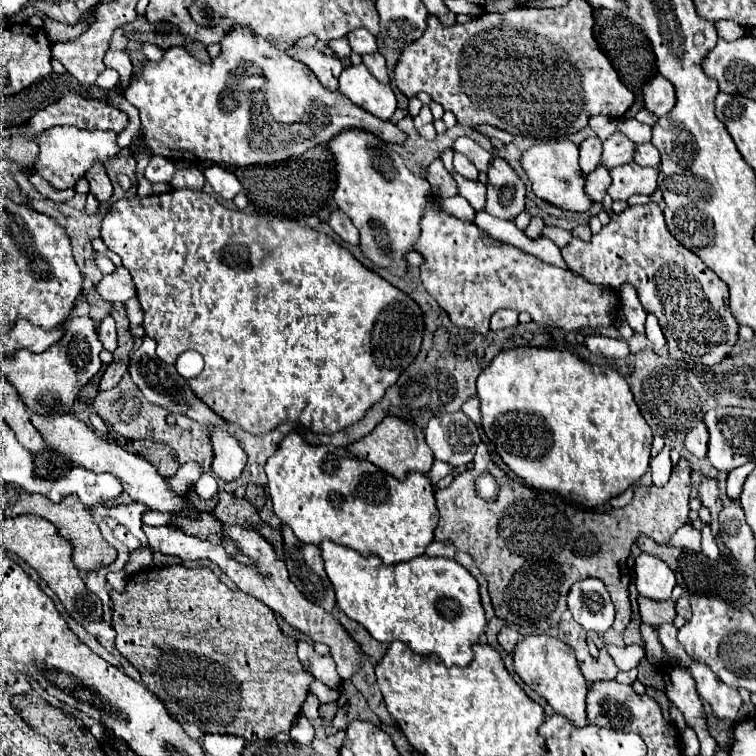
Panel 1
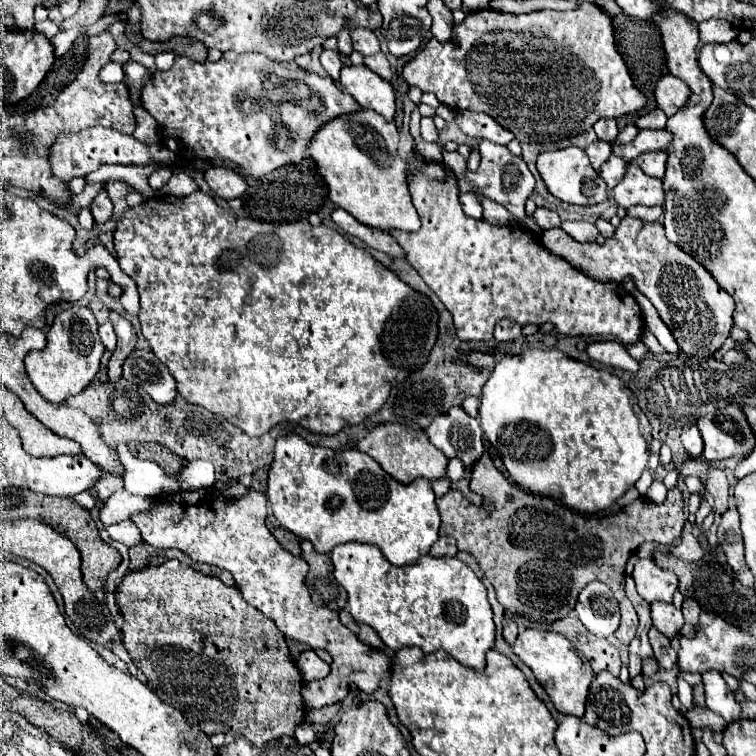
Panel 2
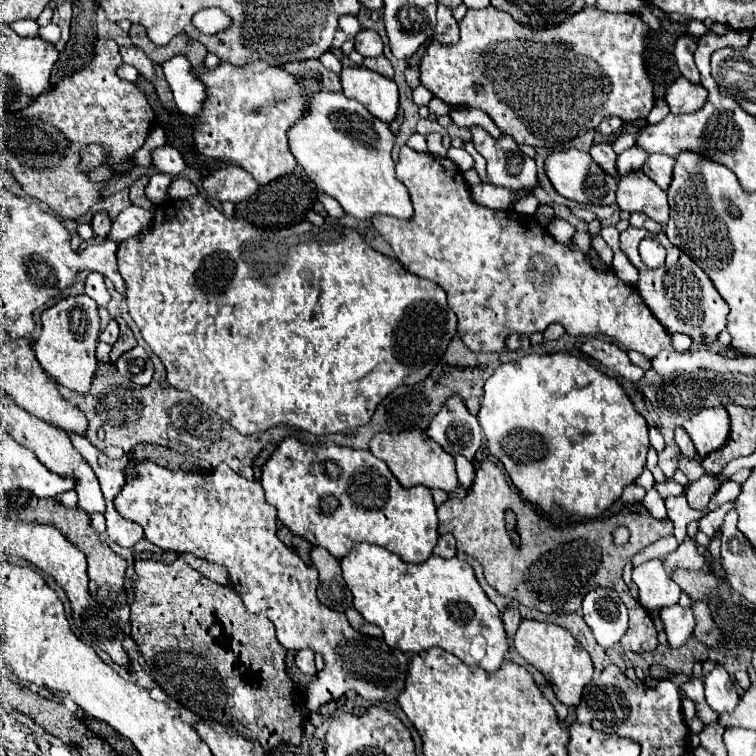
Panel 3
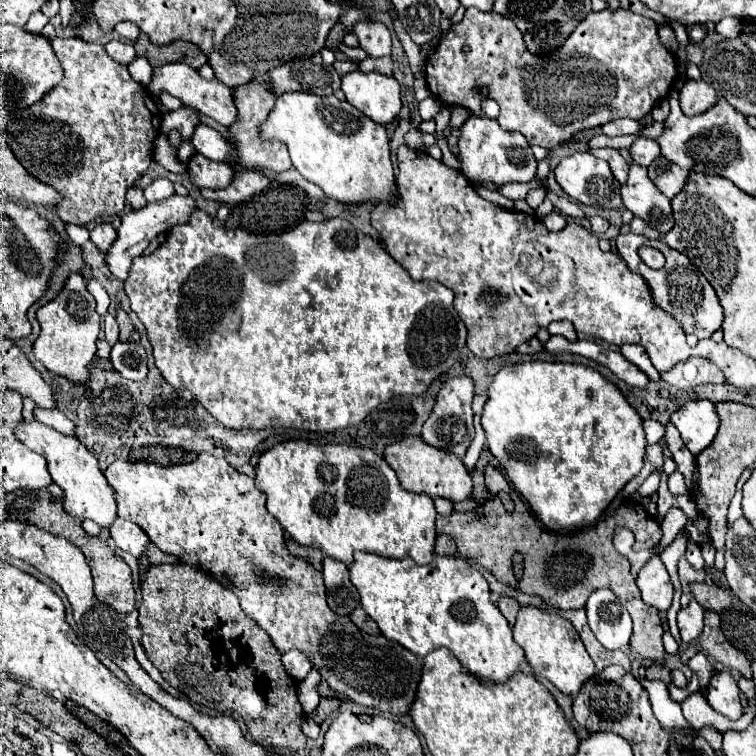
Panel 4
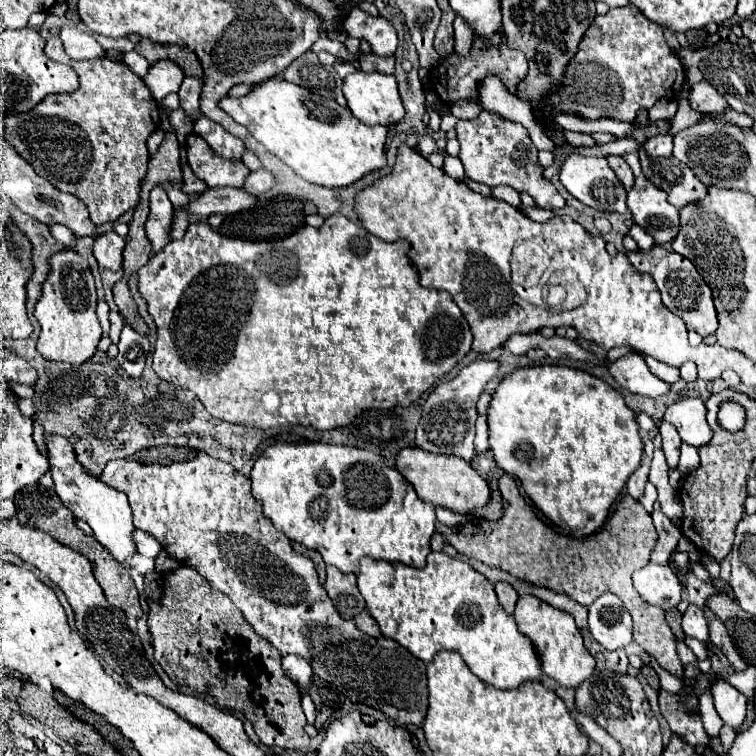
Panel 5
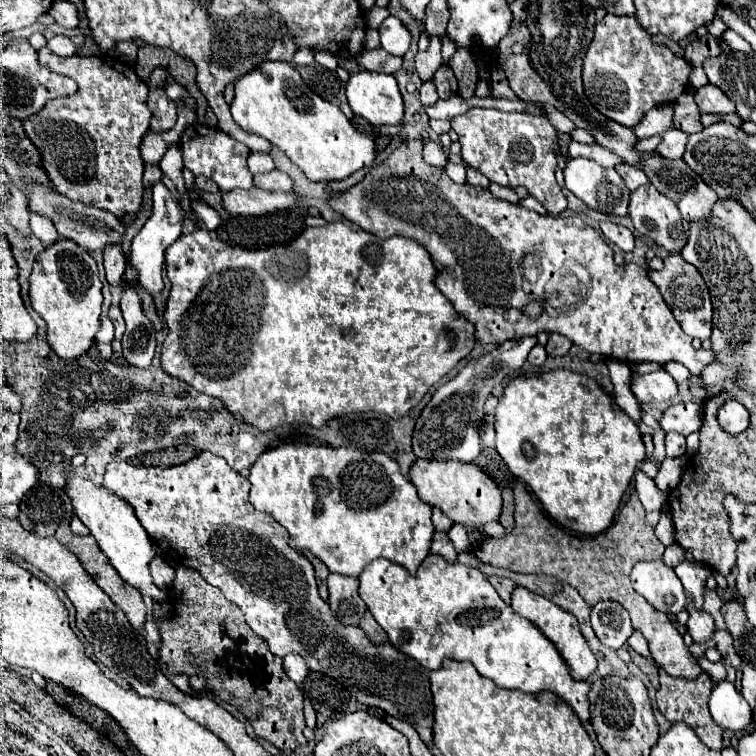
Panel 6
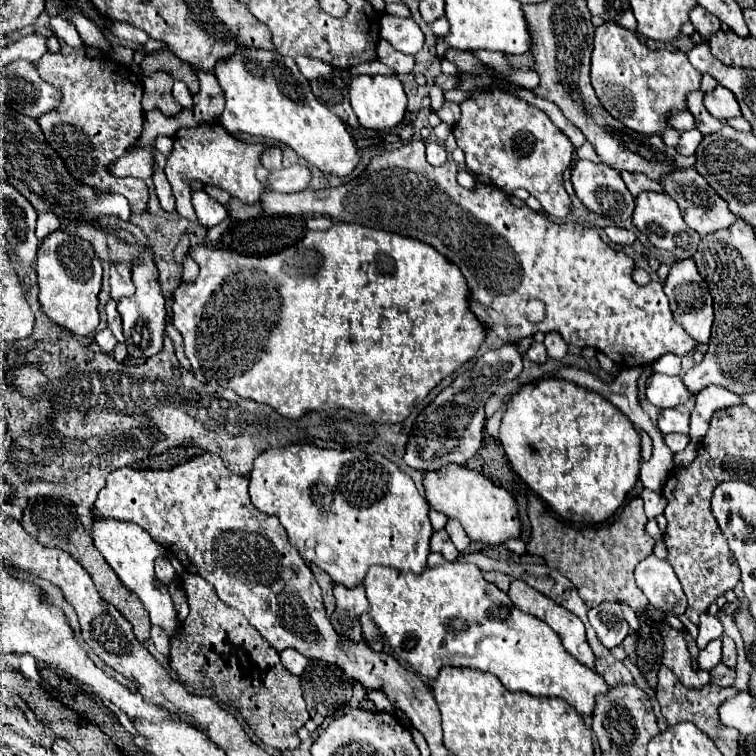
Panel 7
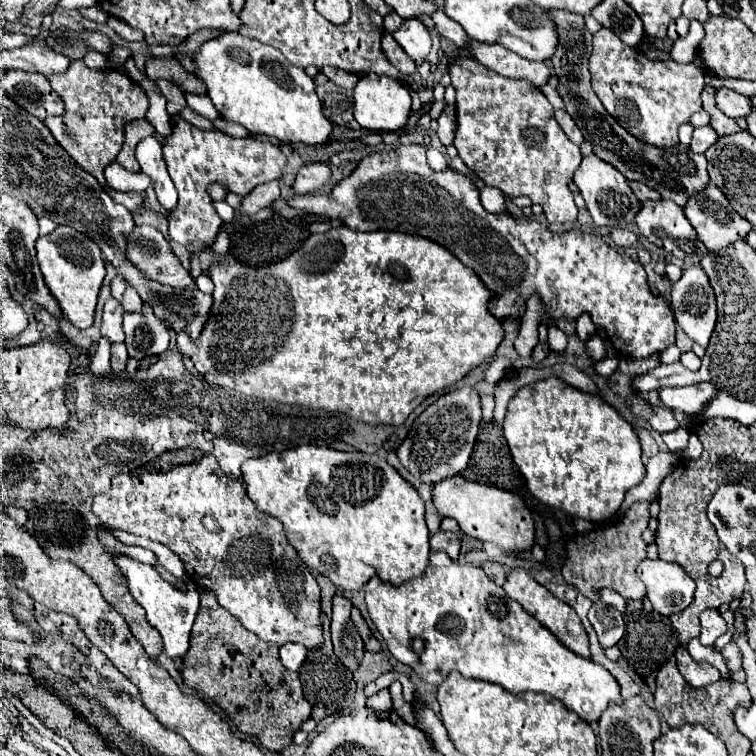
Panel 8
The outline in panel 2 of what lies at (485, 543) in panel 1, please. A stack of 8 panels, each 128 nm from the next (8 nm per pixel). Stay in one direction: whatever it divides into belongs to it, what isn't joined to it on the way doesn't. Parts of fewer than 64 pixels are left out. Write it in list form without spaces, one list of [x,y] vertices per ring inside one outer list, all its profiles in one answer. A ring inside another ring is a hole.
[[[484,452],[472,466],[470,490],[476,494],[482,492],[484,498],[490,498],[494,502],[494,510],[474,506],[462,492],[450,490],[436,500],[442,516],[440,534],[452,534],[458,550],[470,552],[478,560],[504,610],[540,624],[552,624],[572,612],[576,596],[584,584],[600,580],[612,588],[620,604],[622,622],[614,636],[622,644],[630,644],[638,628],[638,616],[624,594],[624,566],[640,544],[656,542],[670,546],[680,538],[686,520],[682,512],[684,496],[678,486],[668,490],[662,504],[654,504],[646,496],[640,496],[618,514],[584,516],[566,508],[558,500],[530,494],[512,484],[492,464],[488,452]],[[574,552],[584,552],[584,560],[578,560]]]

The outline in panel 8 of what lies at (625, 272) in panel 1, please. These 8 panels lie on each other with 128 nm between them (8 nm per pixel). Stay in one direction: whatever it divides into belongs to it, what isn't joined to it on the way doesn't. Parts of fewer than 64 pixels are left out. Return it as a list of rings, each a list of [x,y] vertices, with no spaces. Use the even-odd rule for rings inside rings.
[[[692,266],[692,268],[686,268],[682,272],[682,278],[676,284],[672,284],[670,302],[672,302],[674,318],[680,324],[680,328],[696,344],[700,344],[702,348],[706,348],[708,340],[712,336],[714,324],[716,324],[716,298],[714,298],[712,286],[710,286],[710,282],[708,282],[708,278],[706,278],[706,274],[704,274],[704,270],[700,266]]]

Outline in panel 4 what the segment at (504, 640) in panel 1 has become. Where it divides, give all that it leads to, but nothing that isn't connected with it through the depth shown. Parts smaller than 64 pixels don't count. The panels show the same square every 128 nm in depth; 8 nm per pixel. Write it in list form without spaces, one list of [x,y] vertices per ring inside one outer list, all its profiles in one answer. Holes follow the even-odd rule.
[[[500,598],[498,600],[498,608],[500,612],[504,614],[504,618],[508,620],[510,626],[514,626],[514,620],[516,620],[516,614],[518,614],[518,602],[516,600],[510,600],[510,598]]]

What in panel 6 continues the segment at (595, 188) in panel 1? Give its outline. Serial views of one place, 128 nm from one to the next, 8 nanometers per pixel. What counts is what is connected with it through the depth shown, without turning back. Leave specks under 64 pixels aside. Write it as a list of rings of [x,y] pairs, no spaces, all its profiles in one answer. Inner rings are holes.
[[[670,128],[666,130],[662,136],[660,136],[660,144],[656,146],[656,152],[668,160],[678,160],[682,158],[684,154],[684,144],[686,144],[686,138],[688,134],[676,130],[676,128]]]

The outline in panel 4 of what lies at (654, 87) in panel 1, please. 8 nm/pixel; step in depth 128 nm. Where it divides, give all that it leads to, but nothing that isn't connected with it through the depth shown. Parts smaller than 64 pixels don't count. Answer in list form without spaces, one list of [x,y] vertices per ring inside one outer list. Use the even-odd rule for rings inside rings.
[[[686,80],[680,88],[680,108],[686,116],[706,112],[718,100],[716,90],[704,80]]]

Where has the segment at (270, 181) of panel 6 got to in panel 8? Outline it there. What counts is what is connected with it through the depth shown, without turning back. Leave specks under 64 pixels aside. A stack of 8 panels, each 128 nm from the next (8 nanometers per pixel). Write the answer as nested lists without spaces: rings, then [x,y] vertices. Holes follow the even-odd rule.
[[[322,162],[306,164],[296,172],[292,190],[294,190],[294,194],[310,194],[310,192],[322,188],[328,182],[328,178],[330,178],[330,168],[326,164],[322,164]]]

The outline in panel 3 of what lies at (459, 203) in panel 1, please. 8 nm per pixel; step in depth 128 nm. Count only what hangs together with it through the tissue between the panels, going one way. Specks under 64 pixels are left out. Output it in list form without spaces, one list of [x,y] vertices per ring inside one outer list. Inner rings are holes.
[[[476,184],[474,188],[470,188],[470,198],[478,204],[478,206],[486,206],[492,210],[506,210],[508,204],[512,204],[514,194],[504,190],[504,188],[496,188],[492,184]]]

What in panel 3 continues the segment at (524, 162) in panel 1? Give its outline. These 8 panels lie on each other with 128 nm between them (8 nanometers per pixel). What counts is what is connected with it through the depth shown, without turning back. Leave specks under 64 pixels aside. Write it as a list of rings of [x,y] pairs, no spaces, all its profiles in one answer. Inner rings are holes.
[[[576,148],[554,152],[546,158],[544,168],[556,192],[568,200],[574,200],[580,204],[596,204],[596,206],[616,202],[616,180],[610,174],[606,174],[586,152],[580,152]]]

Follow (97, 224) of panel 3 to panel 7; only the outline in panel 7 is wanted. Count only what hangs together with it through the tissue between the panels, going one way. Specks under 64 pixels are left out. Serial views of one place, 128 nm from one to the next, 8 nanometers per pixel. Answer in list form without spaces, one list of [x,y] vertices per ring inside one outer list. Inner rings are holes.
[[[112,264],[110,266],[110,296],[120,300],[124,296],[132,296],[132,280],[130,280],[130,266],[128,264]]]

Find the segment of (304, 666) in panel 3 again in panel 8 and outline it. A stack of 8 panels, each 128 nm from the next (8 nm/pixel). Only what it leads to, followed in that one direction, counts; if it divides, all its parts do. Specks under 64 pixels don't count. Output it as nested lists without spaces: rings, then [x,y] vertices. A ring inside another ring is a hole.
[[[284,644],[280,646],[280,660],[288,670],[298,670],[304,664],[306,658],[306,648],[302,644]]]

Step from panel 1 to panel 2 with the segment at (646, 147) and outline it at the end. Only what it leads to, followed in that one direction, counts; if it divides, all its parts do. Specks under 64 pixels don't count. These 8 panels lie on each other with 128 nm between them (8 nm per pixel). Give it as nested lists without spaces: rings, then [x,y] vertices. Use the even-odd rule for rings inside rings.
[[[658,150],[658,152],[644,152],[640,154],[640,158],[636,158],[636,164],[648,172],[650,176],[656,178],[664,178],[664,170],[666,170],[666,152]]]

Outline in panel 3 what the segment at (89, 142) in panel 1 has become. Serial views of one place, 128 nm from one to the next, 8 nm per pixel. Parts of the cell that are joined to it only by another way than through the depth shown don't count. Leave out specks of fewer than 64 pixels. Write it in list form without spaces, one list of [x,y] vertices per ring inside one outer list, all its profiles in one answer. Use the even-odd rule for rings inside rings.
[[[86,144],[86,146],[80,150],[78,170],[80,170],[80,172],[90,172],[90,170],[102,166],[106,158],[108,158],[108,148],[104,148],[102,144]],[[160,146],[160,148],[154,148],[150,152],[152,156],[152,164],[164,172],[164,174],[170,174],[170,176],[178,176],[186,164],[184,164],[184,158],[182,154],[174,148],[174,146]]]

